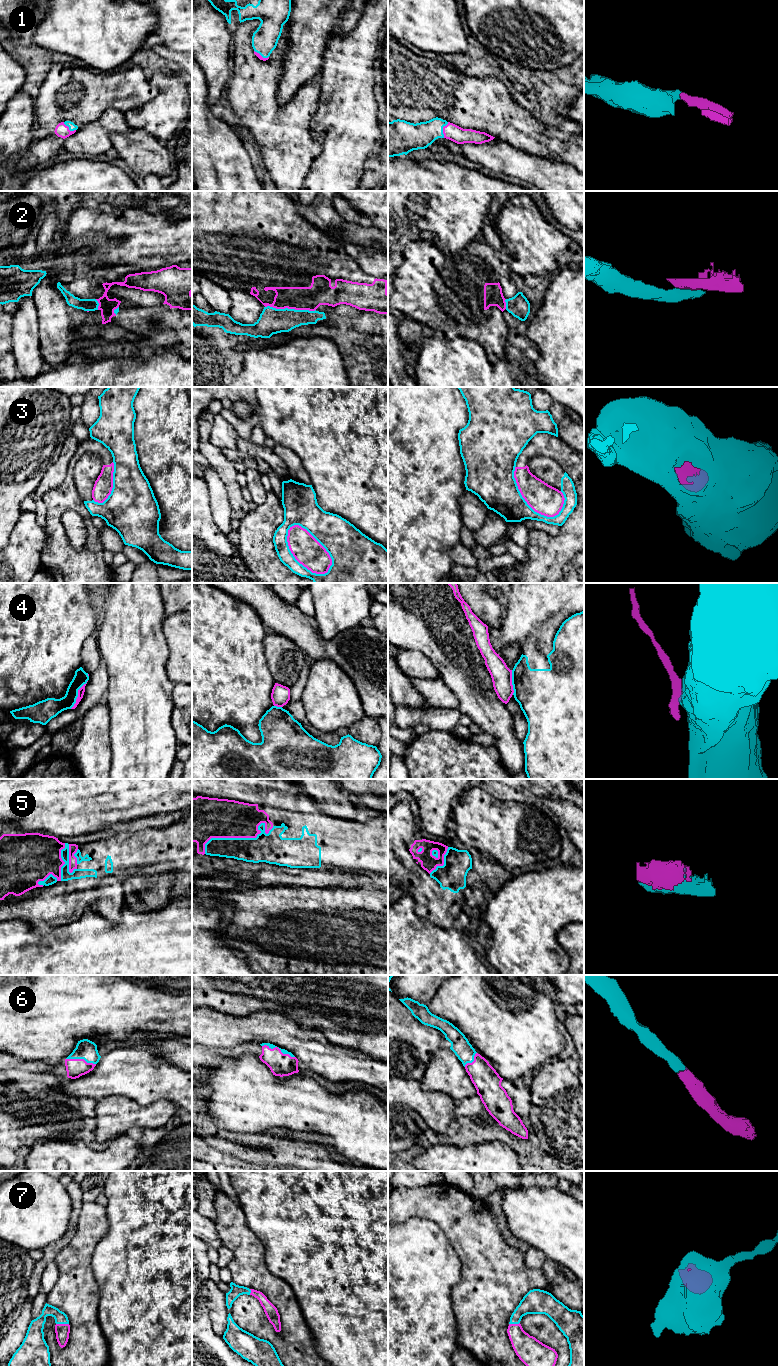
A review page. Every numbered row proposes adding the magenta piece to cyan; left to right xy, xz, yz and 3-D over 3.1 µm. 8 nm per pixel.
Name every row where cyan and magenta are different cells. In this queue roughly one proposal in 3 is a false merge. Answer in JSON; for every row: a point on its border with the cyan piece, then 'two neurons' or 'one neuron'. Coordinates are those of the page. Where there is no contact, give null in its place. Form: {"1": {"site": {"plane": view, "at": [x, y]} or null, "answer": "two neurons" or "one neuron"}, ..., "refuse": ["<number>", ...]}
{"1": {"site": {"plane": "yz", "at": [442, 130]}, "answer": "one neuron"}, "2": {"site": {"plane": "xz", "at": [290, 309]}, "answer": "two neurons"}, "3": {"site": {"plane": "xz", "at": [294, 558]}, "answer": "two neurons"}, "4": {"site": {"plane": "xy", "at": [77, 694]}, "answer": "two neurons"}, "5": {"site": {"plane": "xz", "at": [242, 838]}, "answer": "one neuron"}, "6": {"site": {"plane": "xy", "at": [81, 1058]}, "answer": "one neuron"}, "7": {"site": {"plane": "xy", "at": [62, 1323]}, "answer": "one neuron"}, "refuse": ["2", "3", "4"]}

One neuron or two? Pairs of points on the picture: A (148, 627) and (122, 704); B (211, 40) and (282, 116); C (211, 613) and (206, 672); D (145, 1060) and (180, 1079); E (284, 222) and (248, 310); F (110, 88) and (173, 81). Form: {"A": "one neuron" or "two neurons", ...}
{"A": "one neuron", "B": "two neurons", "C": "one neuron", "D": "one neuron", "E": "two neurons", "F": "two neurons"}

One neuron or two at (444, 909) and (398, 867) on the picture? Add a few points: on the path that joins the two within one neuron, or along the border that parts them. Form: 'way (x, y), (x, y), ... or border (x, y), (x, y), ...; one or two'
way (432, 902), (410, 878); one

